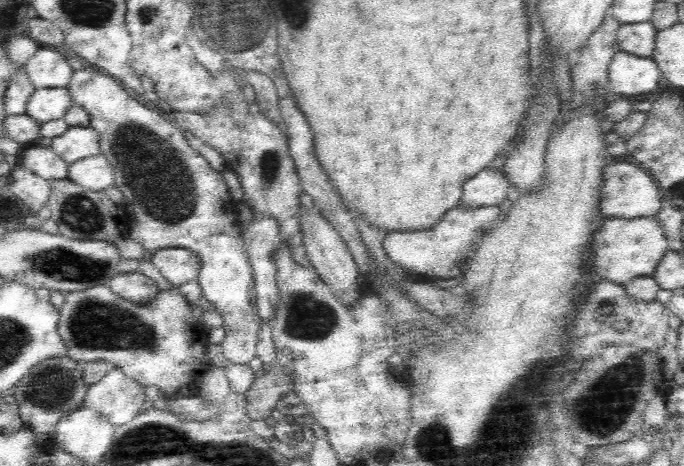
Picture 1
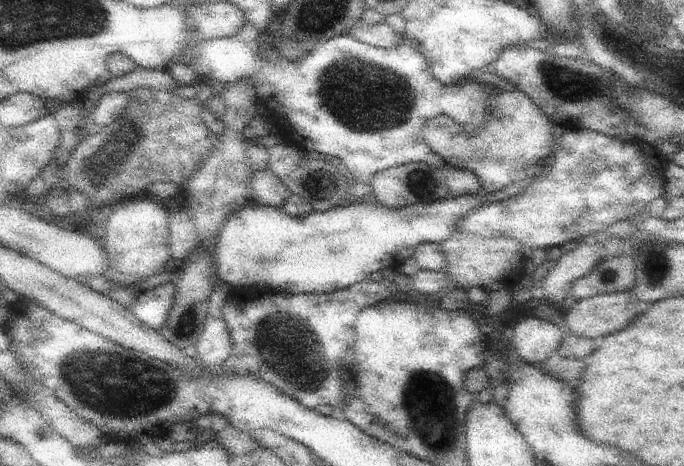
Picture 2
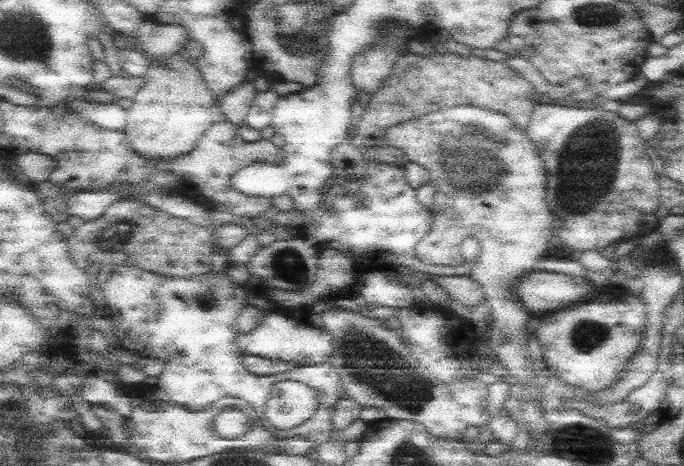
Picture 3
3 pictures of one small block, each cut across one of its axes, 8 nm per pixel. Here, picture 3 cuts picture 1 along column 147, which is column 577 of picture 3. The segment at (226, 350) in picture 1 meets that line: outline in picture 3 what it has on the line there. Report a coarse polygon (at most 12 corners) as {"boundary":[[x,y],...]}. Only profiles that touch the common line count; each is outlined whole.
{"boundary":[[535,104],[556,238],[581,253],[659,227],[636,122]]}

